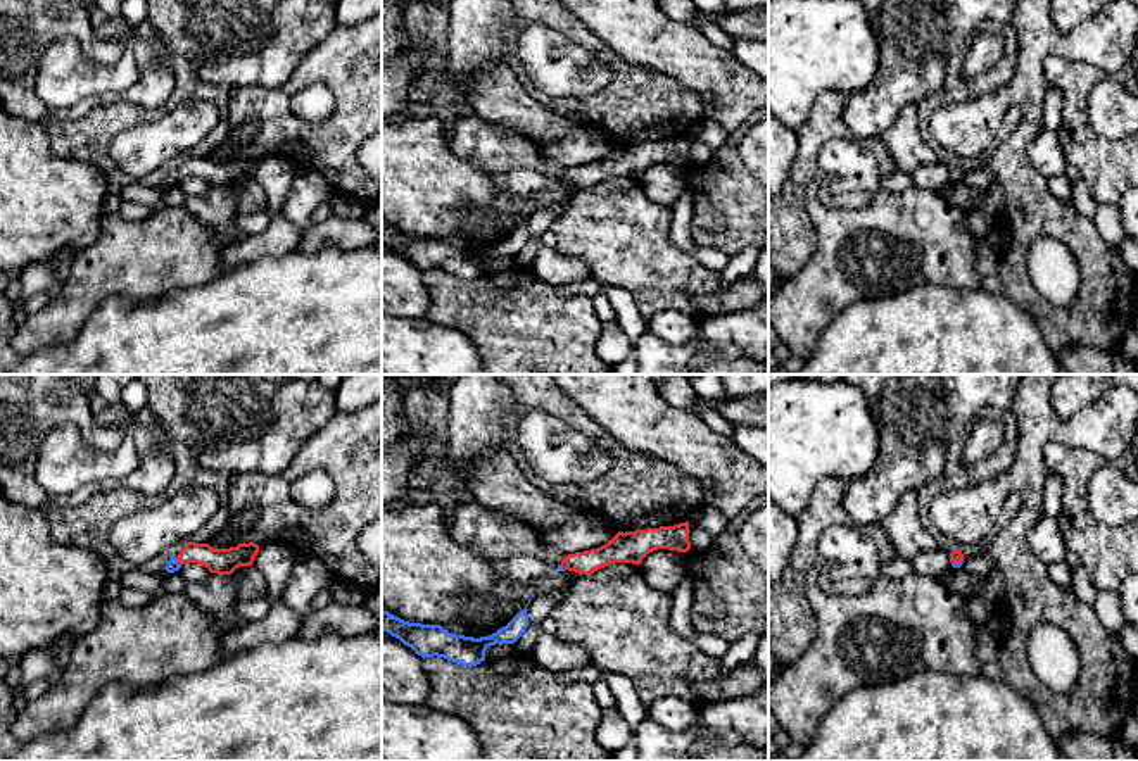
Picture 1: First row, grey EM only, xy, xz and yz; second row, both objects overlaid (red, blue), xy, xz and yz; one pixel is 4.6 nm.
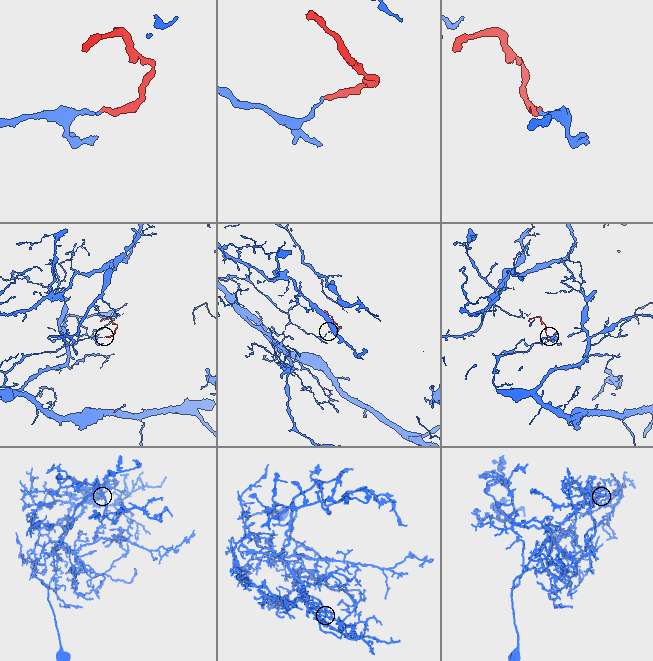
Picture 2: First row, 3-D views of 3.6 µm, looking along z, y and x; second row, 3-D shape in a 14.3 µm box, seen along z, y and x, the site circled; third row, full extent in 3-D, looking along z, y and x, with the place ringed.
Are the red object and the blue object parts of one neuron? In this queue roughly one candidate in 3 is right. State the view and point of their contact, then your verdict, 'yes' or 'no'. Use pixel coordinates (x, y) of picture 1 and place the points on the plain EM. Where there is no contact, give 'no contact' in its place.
meets red in yz at (957, 175); yes

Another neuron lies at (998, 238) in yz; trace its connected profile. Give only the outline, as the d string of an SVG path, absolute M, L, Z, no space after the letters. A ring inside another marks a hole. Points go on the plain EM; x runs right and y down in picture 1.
M993 223L986 236L986 242L998 252L998 255L1002 255L1008 245L1008 233L1005 223Z

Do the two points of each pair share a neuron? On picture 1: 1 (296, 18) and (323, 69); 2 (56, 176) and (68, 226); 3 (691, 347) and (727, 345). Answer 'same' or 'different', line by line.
1: different
2: same
3: different

